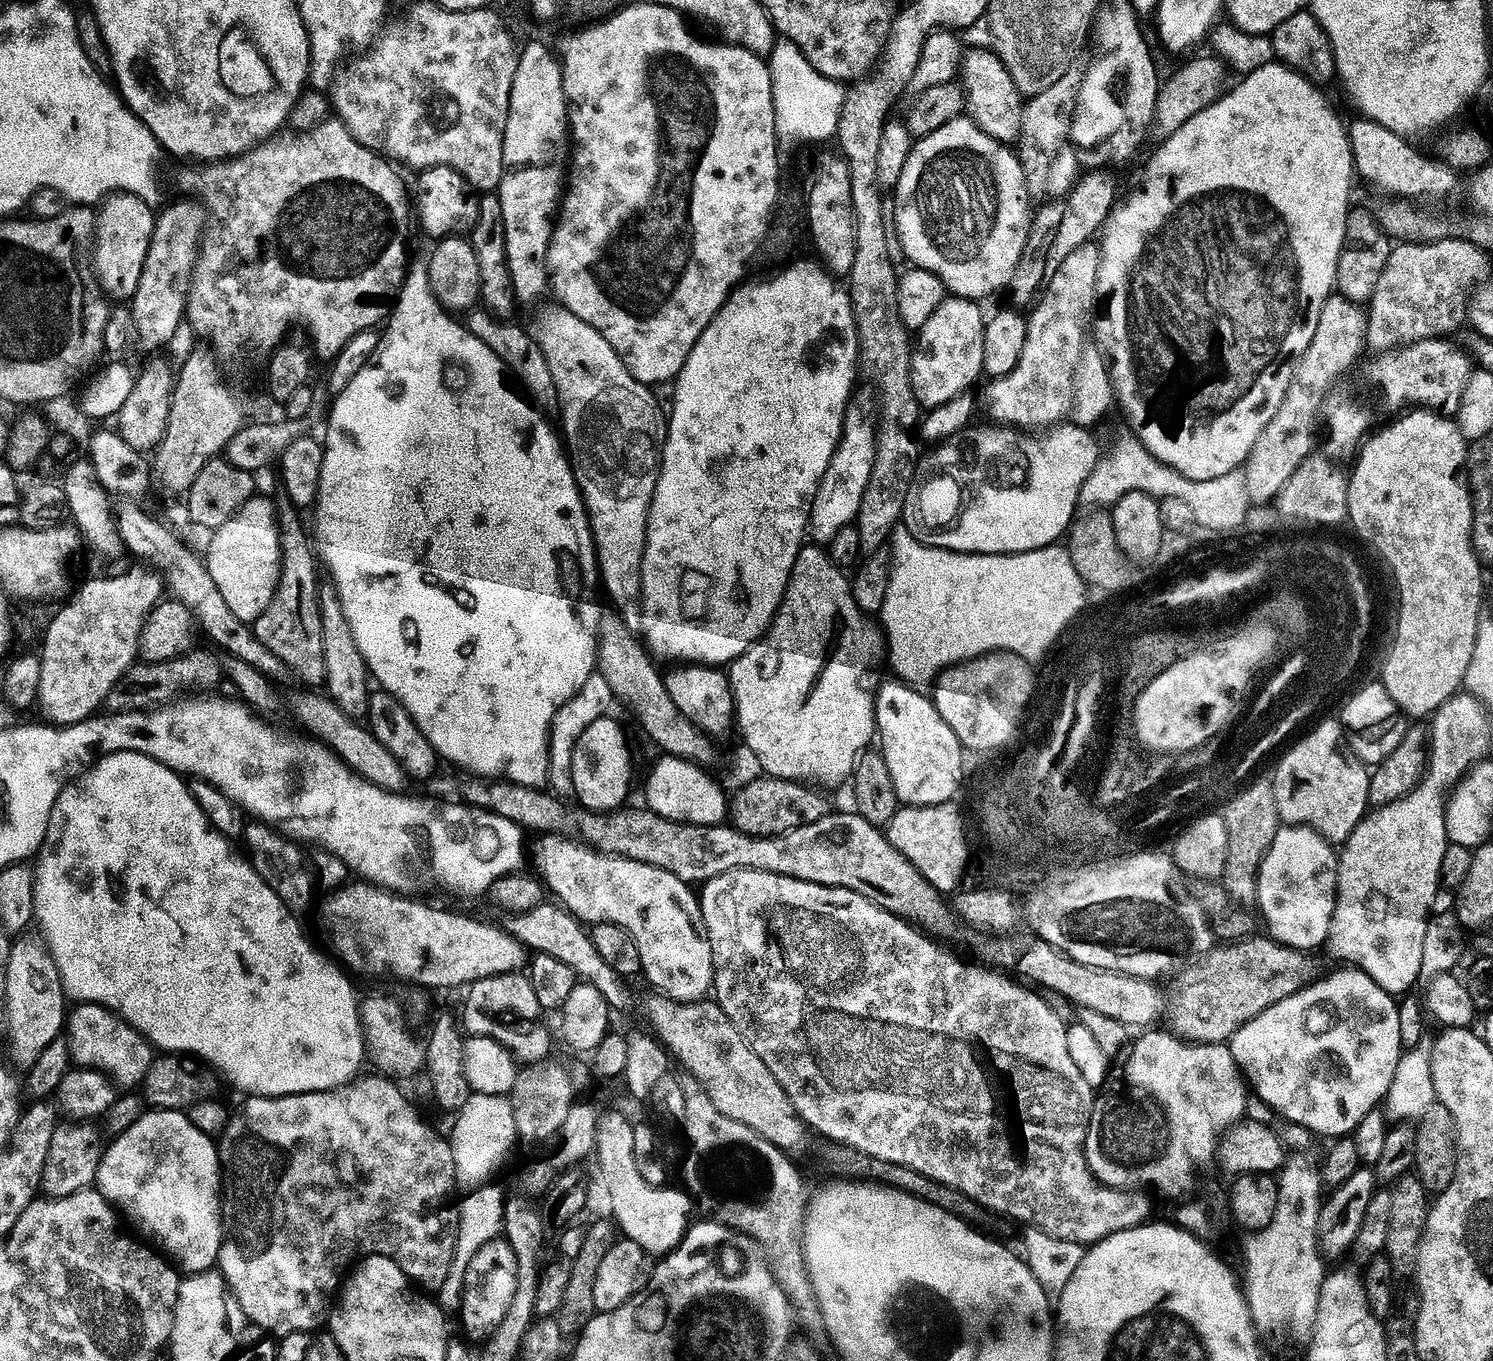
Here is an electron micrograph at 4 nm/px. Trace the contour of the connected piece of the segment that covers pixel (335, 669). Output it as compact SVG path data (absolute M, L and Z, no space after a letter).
M331 582L325 583L320 589L320 613L322 614L322 646L326 654L324 684L327 695L348 717L367 717L370 695L368 664L362 658L362 650L358 650L358 642L354 642L354 630L350 630L350 622L346 622L346 610L342 610L336 585Z

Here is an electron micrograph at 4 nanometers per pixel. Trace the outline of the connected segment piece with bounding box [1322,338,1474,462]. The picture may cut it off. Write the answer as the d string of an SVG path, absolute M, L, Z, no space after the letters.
M1446 338L1423 340L1395 352L1373 355L1373 360L1365 359L1351 373L1350 383L1356 387L1356 392L1340 400L1340 408L1344 408L1344 412L1336 412L1336 420L1332 420L1332 424L1336 424L1336 440L1332 440L1332 444L1322 444L1323 455L1337 462L1351 461L1369 435L1368 428L1375 429L1389 418L1399 417L1405 410L1427 410L1455 417L1473 376L1474 361L1463 347L1455 348L1450 343Z

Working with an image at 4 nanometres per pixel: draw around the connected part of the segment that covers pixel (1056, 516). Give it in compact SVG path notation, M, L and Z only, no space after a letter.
M1064 422L1059 426L1053 426L1047 431L1040 434L1029 434L1024 430L1017 430L1011 426L987 426L988 428L976 428L973 427L971 430L965 431L963 434L959 434L953 436L952 439L943 441L935 447L931 449L932 453L921 455L920 463L916 466L916 476L912 480L912 485L910 486L910 494L908 495L908 501L906 502L906 506L904 507L904 518L902 521L903 527L907 528L909 534L913 536L918 542L922 542L923 544L927 544L929 548L944 548L948 552L963 552L966 556L1017 556L1019 552L1037 552L1038 550L1042 550L1043 548L1050 548L1056 545L1059 545L1061 541L1067 537L1074 521L1077 519L1078 511L1076 512L1076 508L1079 509L1081 507L1080 502L1080 491L1083 488L1083 484L1086 482L1088 478L1090 478L1090 474L1095 470L1095 467L1098 466L1101 457L1102 457L1102 449L1100 450L1100 444L1095 440L1093 433L1089 431L1087 428L1077 427L1075 423L1072 422Z

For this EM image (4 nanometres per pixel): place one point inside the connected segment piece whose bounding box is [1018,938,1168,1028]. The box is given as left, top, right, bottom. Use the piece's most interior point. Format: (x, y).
(1134, 1002)

